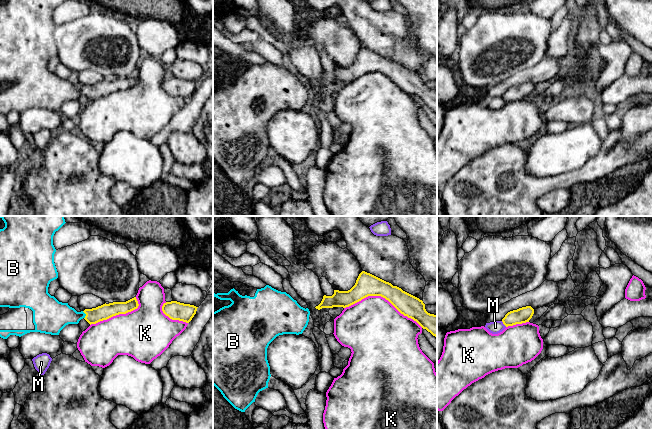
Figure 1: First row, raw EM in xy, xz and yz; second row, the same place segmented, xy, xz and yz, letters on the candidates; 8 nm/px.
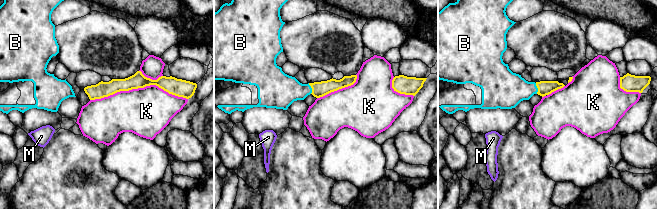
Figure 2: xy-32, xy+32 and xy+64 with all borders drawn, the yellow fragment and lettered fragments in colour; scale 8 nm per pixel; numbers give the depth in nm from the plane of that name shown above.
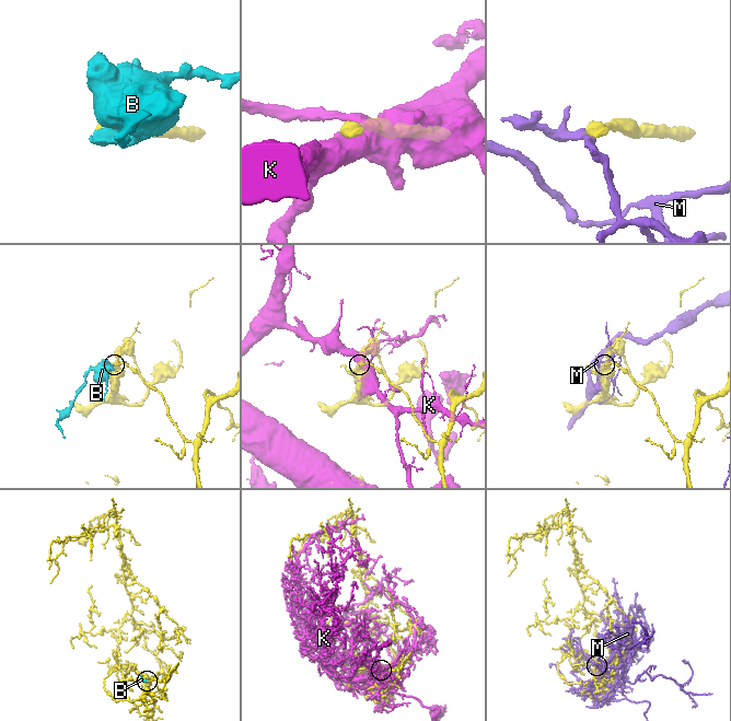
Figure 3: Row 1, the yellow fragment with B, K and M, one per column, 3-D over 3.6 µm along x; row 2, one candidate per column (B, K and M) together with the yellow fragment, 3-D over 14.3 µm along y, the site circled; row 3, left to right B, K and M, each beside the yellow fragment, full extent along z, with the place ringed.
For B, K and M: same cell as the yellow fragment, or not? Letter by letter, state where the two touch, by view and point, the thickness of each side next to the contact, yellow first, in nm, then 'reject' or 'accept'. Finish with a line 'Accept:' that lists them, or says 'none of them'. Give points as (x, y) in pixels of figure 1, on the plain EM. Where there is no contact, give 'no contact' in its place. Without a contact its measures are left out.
B: contact xy (86, 91); calibres 120 and 240 nm; accept
K: contact xz (383, 73); calibres 180 and 460 nm; reject
M: contact yz (504, 100); calibres 130 and 100 nm; reject
Accept: B

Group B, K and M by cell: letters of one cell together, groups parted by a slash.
B / K / M

